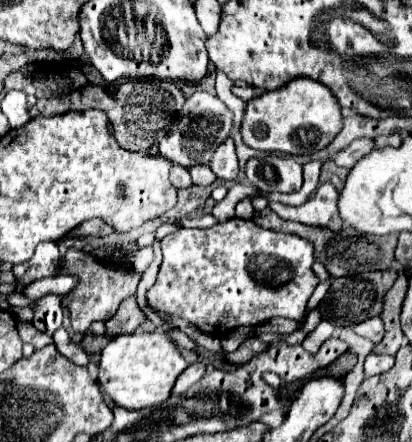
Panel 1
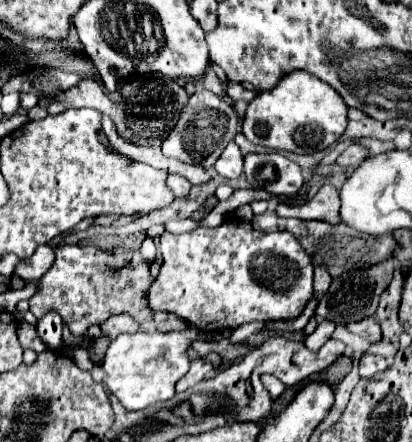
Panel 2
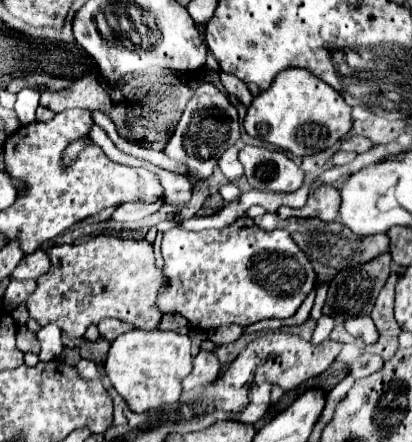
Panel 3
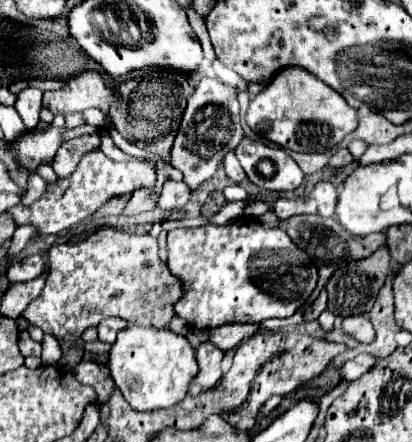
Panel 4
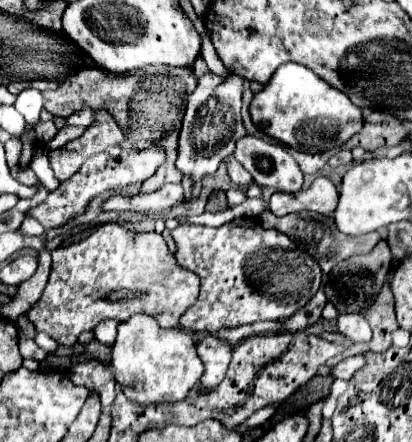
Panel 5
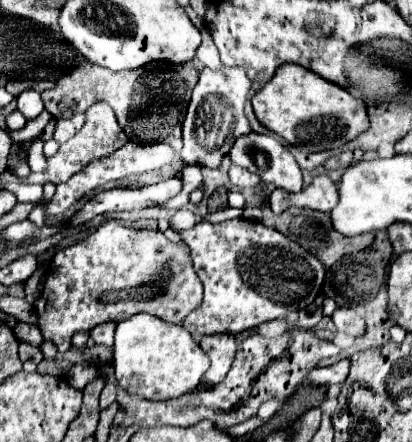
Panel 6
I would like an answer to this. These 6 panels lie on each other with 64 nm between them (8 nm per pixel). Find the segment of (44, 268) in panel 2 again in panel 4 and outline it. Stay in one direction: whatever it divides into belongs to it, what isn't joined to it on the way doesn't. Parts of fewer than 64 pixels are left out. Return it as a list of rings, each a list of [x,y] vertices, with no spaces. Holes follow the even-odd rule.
[[[40,254],[34,256],[26,256],[18,262],[14,262],[8,270],[6,270],[6,278],[16,284],[16,282],[26,282],[36,278],[40,272],[44,270],[44,260],[40,258]]]

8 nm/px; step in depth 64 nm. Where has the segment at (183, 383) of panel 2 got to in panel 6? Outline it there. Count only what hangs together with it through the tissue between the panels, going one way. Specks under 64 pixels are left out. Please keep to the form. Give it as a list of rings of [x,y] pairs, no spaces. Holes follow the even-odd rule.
[[[222,332],[220,336],[204,336],[200,340],[200,346],[210,358],[210,368],[204,374],[204,380],[208,384],[218,384],[224,380],[228,370],[232,368],[232,360],[236,356],[236,336]]]

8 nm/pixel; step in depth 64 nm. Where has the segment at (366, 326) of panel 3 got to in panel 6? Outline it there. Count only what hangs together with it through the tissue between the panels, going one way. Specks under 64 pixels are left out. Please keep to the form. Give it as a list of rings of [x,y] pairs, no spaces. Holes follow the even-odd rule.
[[[336,308],[332,314],[332,322],[338,332],[360,336],[364,332],[364,318],[354,308]]]

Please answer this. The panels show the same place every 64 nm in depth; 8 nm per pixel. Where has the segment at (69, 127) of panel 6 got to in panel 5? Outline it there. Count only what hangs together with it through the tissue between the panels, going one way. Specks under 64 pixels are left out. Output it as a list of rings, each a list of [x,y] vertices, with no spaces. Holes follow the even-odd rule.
[[[80,110],[78,114],[72,114],[70,118],[66,118],[64,128],[68,128],[68,126],[84,126],[84,128],[88,128],[92,124],[92,116],[94,116],[92,110]]]

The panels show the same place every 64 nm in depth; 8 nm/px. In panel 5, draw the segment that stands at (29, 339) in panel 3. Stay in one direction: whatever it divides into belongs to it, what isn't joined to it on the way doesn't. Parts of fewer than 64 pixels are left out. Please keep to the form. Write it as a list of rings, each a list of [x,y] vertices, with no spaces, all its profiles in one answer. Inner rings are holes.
[[[20,338],[18,346],[22,358],[34,358],[38,362],[42,362],[46,358],[46,352],[42,348],[38,348],[38,344],[34,340]]]

